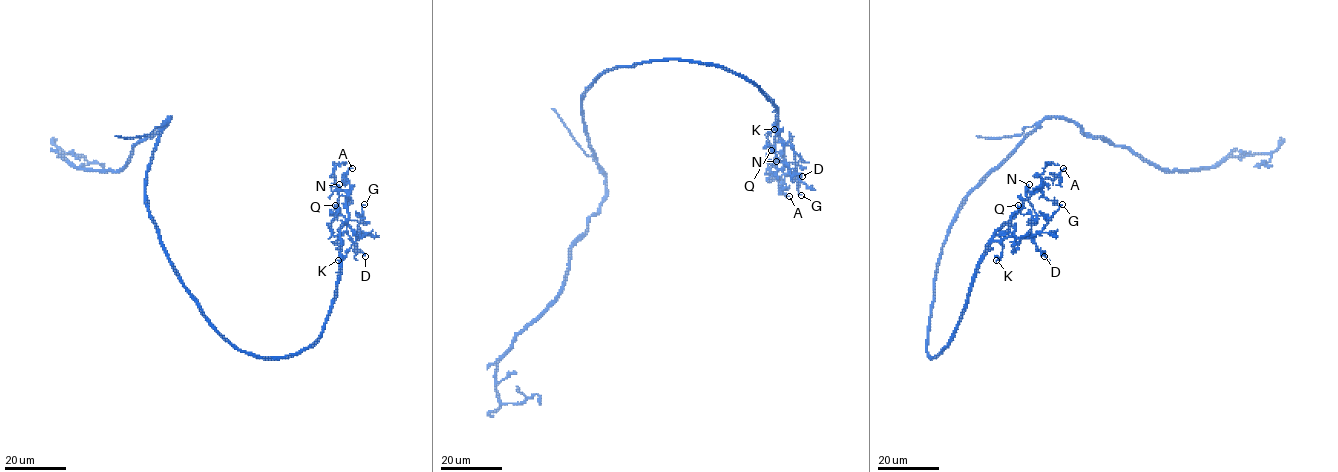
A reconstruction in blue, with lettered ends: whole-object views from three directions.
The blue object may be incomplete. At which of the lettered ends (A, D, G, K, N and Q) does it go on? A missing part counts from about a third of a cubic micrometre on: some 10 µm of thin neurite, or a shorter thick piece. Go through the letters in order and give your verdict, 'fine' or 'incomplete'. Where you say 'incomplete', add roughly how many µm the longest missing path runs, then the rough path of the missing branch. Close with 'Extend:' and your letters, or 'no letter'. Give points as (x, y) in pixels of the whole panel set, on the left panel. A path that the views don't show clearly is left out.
A: fine
D: fine
G: fine
K: fine
N: fine
Q: fine
Extend: no letter

